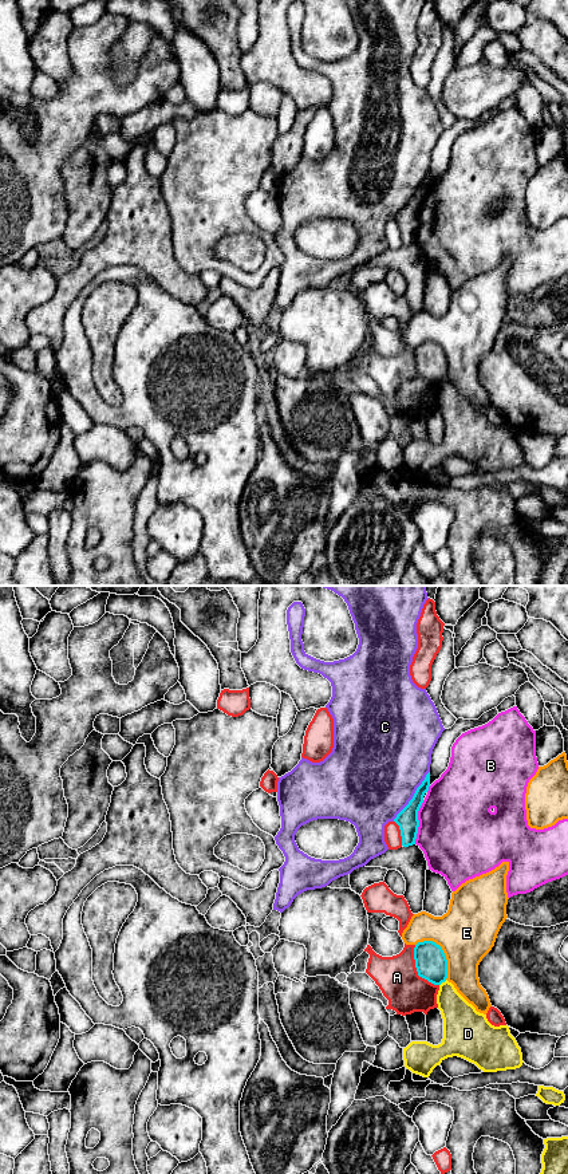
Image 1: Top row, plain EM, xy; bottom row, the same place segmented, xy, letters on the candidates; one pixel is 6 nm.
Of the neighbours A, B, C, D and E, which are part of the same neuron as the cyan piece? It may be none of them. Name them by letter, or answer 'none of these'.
none of these

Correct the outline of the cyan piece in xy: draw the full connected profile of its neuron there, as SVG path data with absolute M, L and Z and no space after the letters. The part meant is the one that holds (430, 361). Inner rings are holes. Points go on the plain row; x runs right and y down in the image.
M433 340L418 342L414 347L418 375L434 385L447 378L447 359L439 344Z

